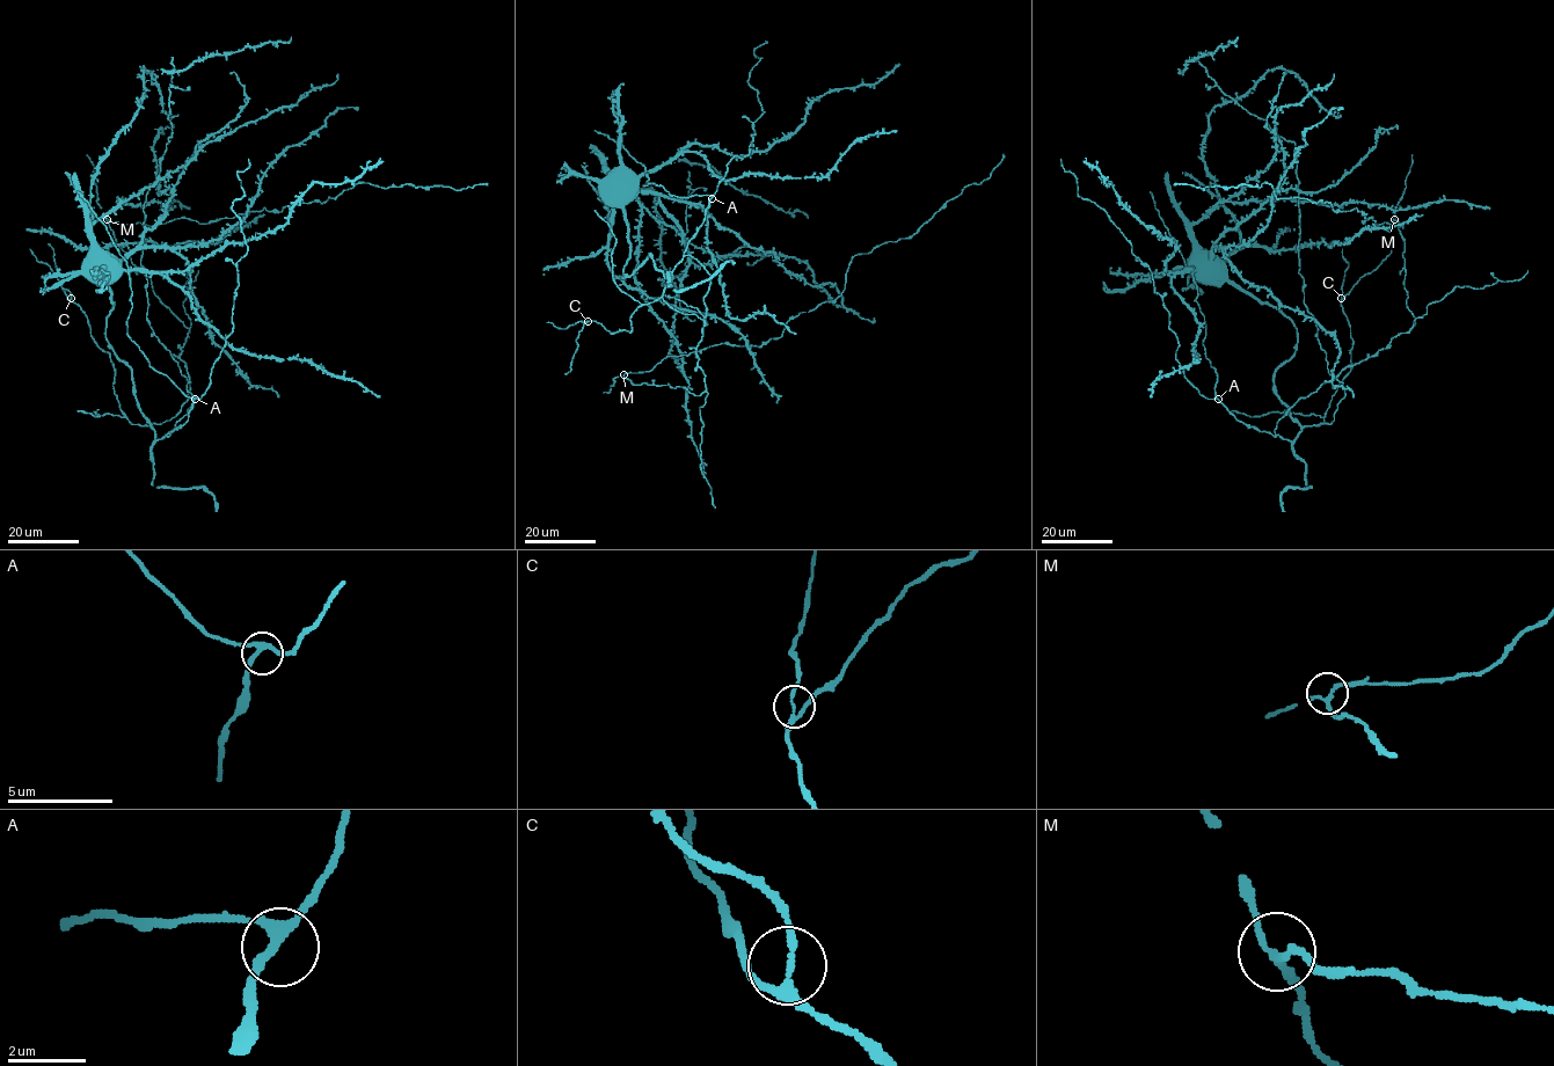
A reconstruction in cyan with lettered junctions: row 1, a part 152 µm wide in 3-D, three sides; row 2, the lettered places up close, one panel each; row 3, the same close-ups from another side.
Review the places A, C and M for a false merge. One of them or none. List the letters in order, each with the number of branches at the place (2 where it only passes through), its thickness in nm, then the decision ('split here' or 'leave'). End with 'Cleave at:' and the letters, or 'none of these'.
A: 3 branches meet; 240 nm thick; leave
C: 3 branches meet; 180 nm thick; leave
M: 3 branches meet; 160 nm thick; leave
Cleave at: none of these

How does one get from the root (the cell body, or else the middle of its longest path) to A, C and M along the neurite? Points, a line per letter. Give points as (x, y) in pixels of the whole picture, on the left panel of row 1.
A: (97, 260), (111, 269), (128, 272), (132, 307), (126, 320), (126, 335), (154, 370), (195, 399)
C: (97, 260), (112, 301), (106, 340), (152, 426), (119, 409), (110, 355), (71, 298)
M: (97, 260), (128, 272), (126, 335), (194, 398), (168, 436), (194, 403), (179, 357), (189, 329), (107, 219)

